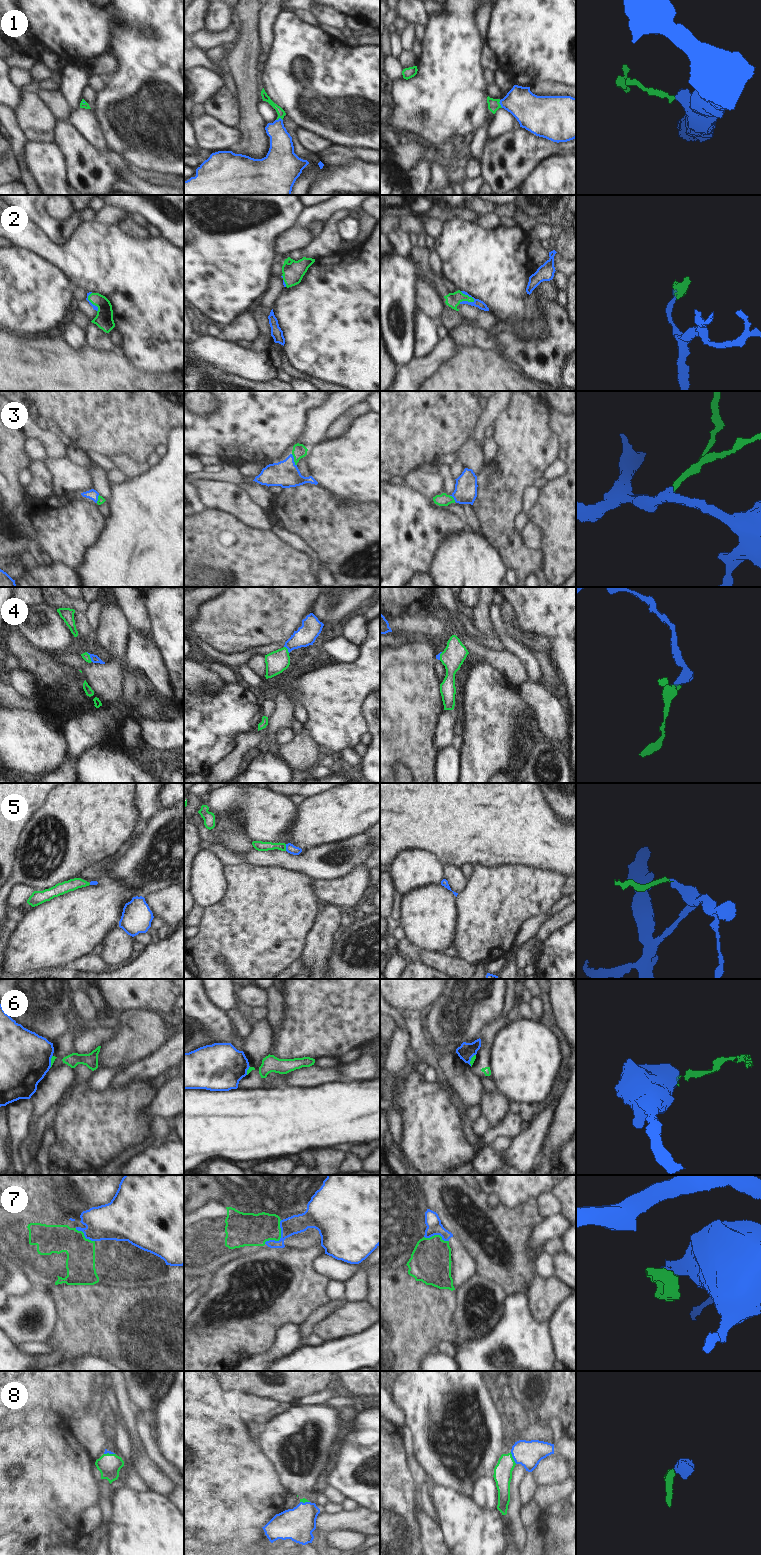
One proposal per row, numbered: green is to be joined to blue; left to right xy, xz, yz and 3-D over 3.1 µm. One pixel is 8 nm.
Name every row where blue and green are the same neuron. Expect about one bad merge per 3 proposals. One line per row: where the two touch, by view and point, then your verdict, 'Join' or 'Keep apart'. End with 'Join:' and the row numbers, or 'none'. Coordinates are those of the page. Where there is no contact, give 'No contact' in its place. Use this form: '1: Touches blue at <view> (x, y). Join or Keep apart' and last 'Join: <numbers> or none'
1: Touches blue at yz (500, 104). Join
2: Touches blue at yz (468, 295). Join
3: Touches blue at xz (293, 460). Join
4: Touches blue at xy (90, 657). Join
5: Touches blue at xz (286, 847). Join
6: Touches blue at xy (50, 1061). Keep apart
7: Touches blue at xz (281, 1237). Keep apart
8: Touches blue at yz (513, 1458). Join
Join: 1, 2, 3, 4, 5, 8

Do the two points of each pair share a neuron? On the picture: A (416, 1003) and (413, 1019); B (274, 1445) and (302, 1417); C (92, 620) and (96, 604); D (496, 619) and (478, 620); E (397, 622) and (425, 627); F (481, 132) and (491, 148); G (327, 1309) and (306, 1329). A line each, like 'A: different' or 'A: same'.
A: different
B: same
C: same
D: different
E: same
F: different
G: same

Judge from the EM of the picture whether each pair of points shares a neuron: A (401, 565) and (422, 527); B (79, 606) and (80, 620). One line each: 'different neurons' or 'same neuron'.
A: same neuron
B: different neurons

